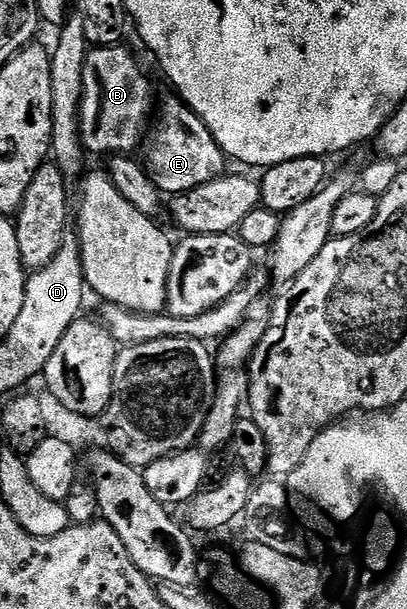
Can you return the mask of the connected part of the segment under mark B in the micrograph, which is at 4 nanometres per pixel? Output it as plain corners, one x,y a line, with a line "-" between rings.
126,46
91,47
87,51
84,62
84,94
80,110
82,147
87,153
133,153
133,148
143,143
148,121
155,108
154,88
150,85
141,62
126,49

